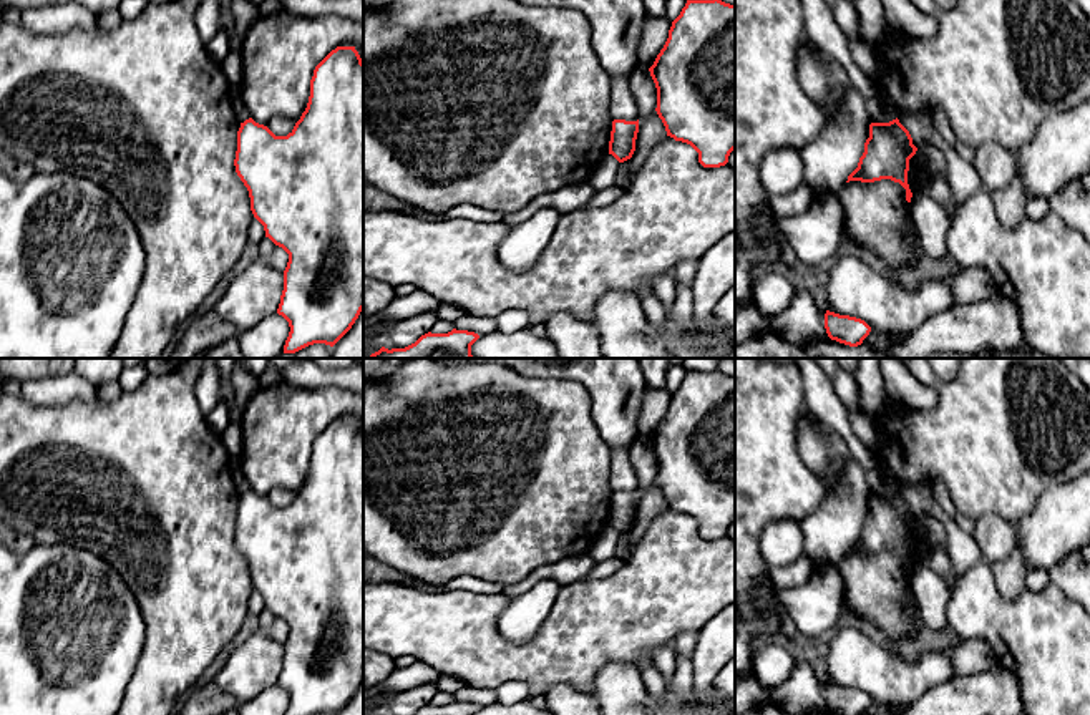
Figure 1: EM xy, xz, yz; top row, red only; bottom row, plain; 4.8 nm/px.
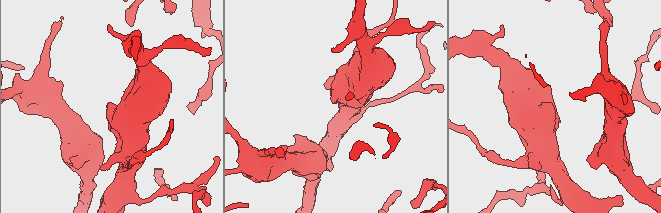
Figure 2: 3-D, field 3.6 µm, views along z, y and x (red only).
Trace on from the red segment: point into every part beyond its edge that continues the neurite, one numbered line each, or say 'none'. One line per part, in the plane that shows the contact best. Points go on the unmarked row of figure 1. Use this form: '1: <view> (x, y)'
none

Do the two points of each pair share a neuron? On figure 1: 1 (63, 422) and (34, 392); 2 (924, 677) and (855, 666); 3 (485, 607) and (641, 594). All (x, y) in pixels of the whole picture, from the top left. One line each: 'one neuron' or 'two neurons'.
1: two neurons
2: one neuron
3: one neuron

